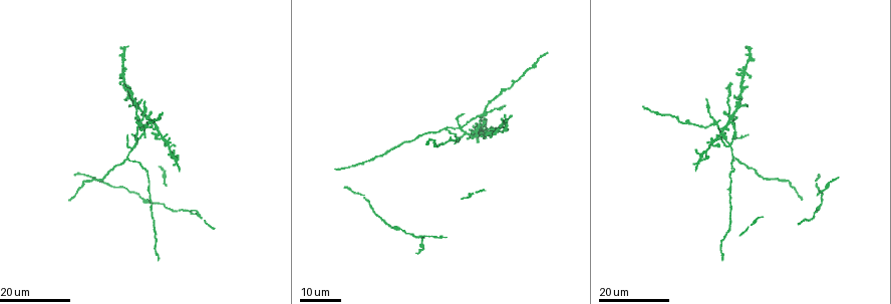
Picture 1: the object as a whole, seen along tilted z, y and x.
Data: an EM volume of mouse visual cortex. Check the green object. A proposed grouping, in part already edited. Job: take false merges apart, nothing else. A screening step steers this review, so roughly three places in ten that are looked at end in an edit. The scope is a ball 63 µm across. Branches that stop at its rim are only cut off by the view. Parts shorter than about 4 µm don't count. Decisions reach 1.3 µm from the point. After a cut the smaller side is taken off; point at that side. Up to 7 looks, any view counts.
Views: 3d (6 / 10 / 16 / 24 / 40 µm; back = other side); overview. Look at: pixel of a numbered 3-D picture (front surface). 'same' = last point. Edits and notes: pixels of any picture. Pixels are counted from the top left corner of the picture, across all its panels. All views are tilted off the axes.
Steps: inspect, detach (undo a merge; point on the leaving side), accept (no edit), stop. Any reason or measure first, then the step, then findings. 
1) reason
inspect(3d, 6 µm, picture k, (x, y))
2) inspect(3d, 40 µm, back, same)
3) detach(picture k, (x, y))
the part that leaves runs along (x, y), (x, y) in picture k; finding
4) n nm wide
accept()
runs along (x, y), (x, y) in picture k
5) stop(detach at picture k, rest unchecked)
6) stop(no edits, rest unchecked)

inspect(3d, 24 µm, picture 1, (487, 115))

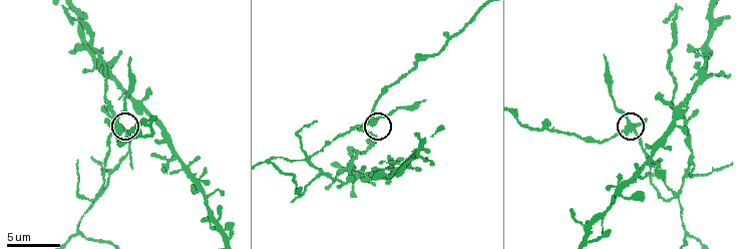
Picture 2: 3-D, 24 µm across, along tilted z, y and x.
inspect(3d, 10 µm, picture 2, (628, 127))

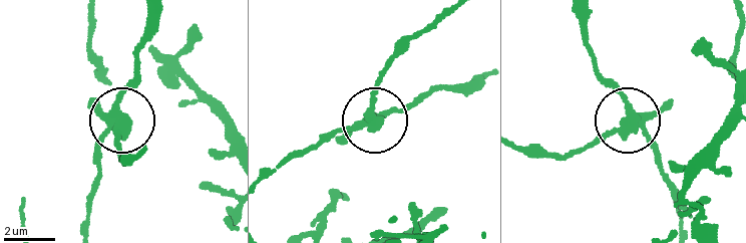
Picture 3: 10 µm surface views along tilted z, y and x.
350 nm wide
detach(picture 3, (117, 143))
the part that leaves runs along (371, 122), (384, 70), (443, 13) in picture 3; two cells meet here

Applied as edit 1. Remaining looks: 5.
three arms meet
inspect(3d, 6 µm, picture 2, (674, 122))

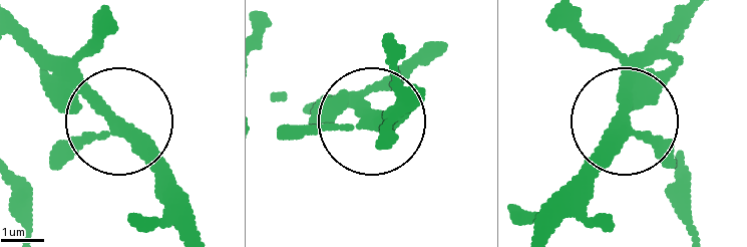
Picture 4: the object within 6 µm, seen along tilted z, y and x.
accept()
runs along (691, 231), (678, 185), (626, 128), (581, 198) in picture 4; all the same cell

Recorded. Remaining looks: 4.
four arms meet
inspect(3d, 10 µm, picture 2, (181, 164))

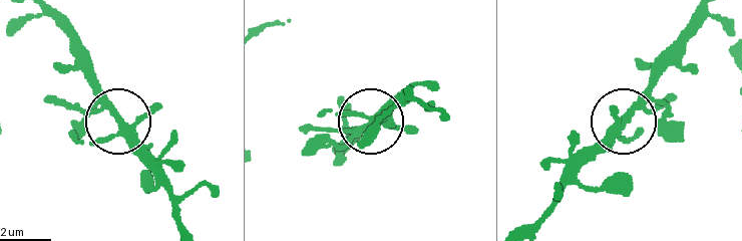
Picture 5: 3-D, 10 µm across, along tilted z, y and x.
4 arms
accept()
continuous, no second cell

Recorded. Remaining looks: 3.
inspect(overview)

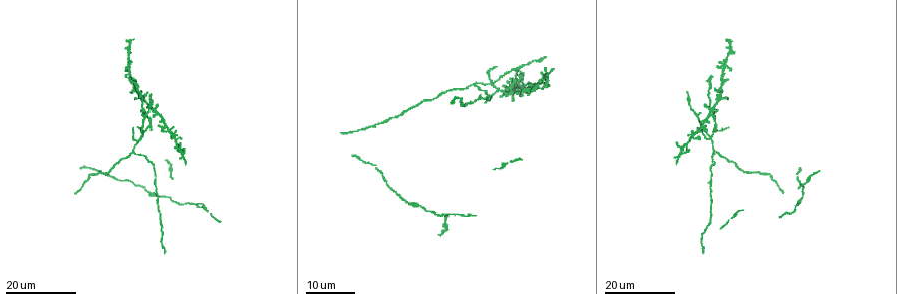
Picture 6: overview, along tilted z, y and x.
branch point
inspect(3d, 24 µm, picture 6, (475, 85))

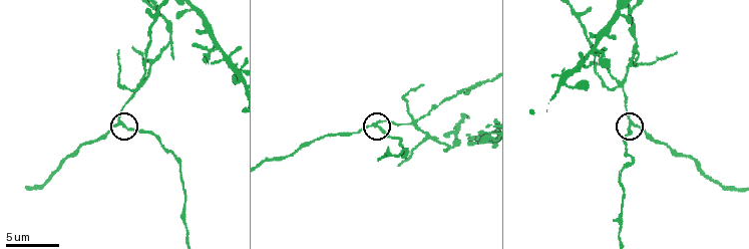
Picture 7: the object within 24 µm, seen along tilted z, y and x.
inspect(3d, 6 µm, picture 7, (376, 126))

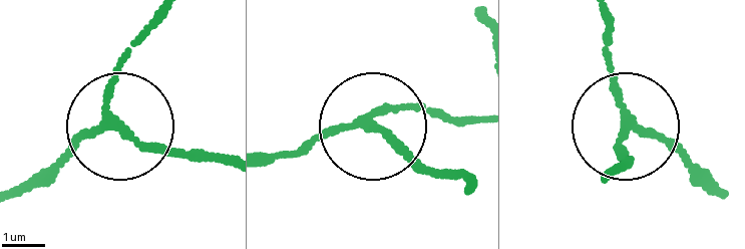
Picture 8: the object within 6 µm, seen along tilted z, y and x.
3 arms
detach(picture 8, (170, 150))
the part that leaves runs along (116, 126), (156, 148), (229, 158) in picture 8; two cells meet here

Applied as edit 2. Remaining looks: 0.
stop(detach at picture 3, detach at picture 8, rest unchecked)

